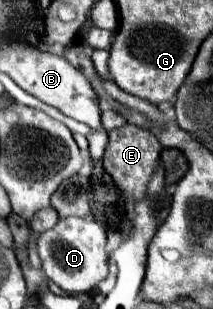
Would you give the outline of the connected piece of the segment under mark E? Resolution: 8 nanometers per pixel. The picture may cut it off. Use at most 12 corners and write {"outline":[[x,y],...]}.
{"outline":[[137,125],[109,131],[103,169],[141,201],[163,145]]}

